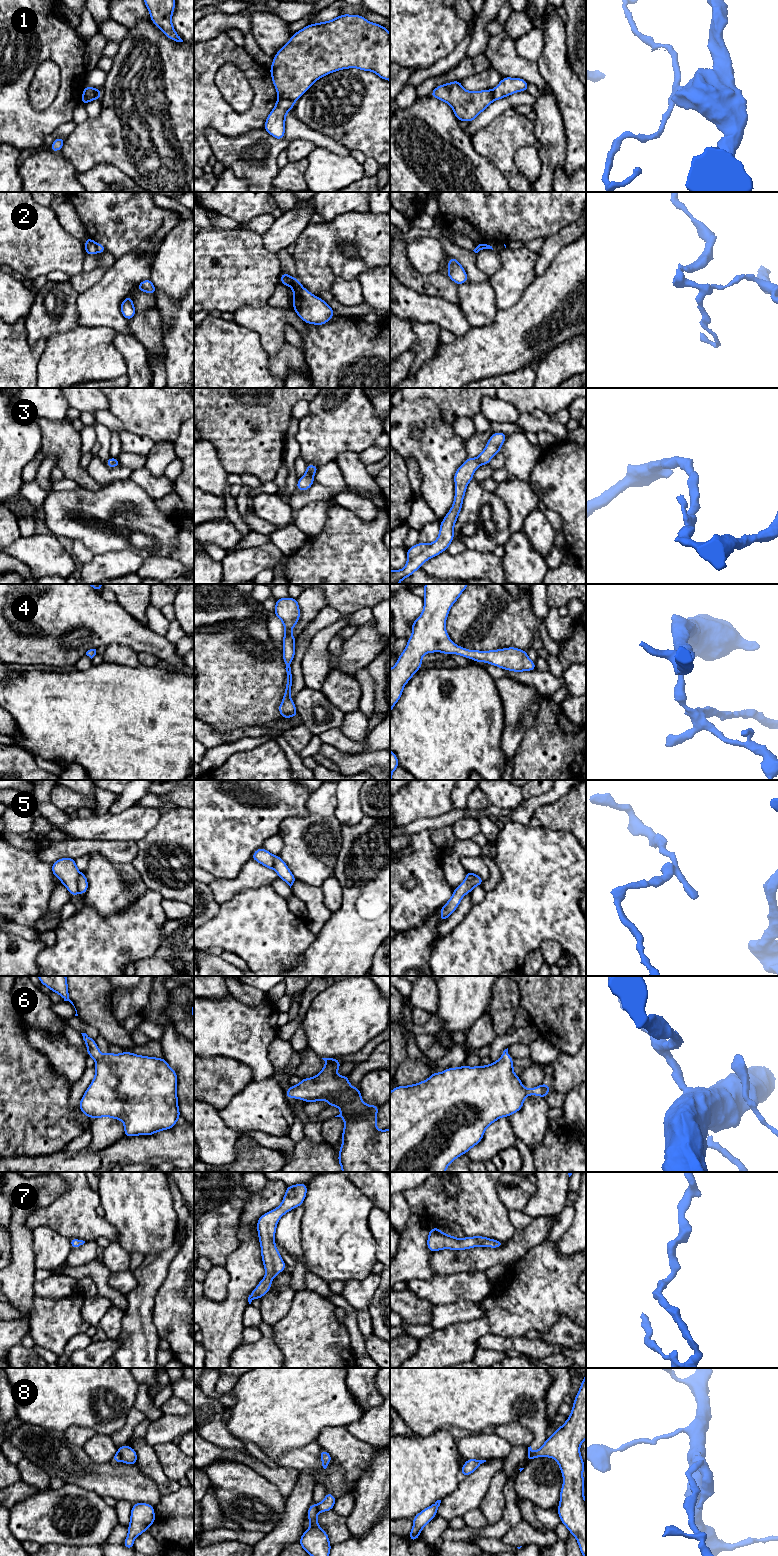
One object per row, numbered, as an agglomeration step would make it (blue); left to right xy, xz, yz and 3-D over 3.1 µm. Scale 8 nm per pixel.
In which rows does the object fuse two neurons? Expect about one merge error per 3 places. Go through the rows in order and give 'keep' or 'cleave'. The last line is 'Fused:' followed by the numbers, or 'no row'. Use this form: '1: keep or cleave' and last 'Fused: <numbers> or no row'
1: cleave
2: cleave
3: keep
4: keep
5: cleave
6: keep
7: keep
8: cleave
Fused: 1, 2, 5, 8

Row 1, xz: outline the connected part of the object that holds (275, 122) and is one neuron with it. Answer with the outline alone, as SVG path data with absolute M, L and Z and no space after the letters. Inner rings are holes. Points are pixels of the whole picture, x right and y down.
M278 99L274 109L266 118L264 129L278 140L283 140L285 134L285 119L290 109L294 108L294 102L286 99Z

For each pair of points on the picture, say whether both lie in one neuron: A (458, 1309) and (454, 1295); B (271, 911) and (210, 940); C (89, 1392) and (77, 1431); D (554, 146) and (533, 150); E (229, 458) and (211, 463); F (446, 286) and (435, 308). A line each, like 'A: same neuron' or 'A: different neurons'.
A: different neurons
B: same neuron
C: different neurons
D: different neurons
E: different neurons
F: different neurons

